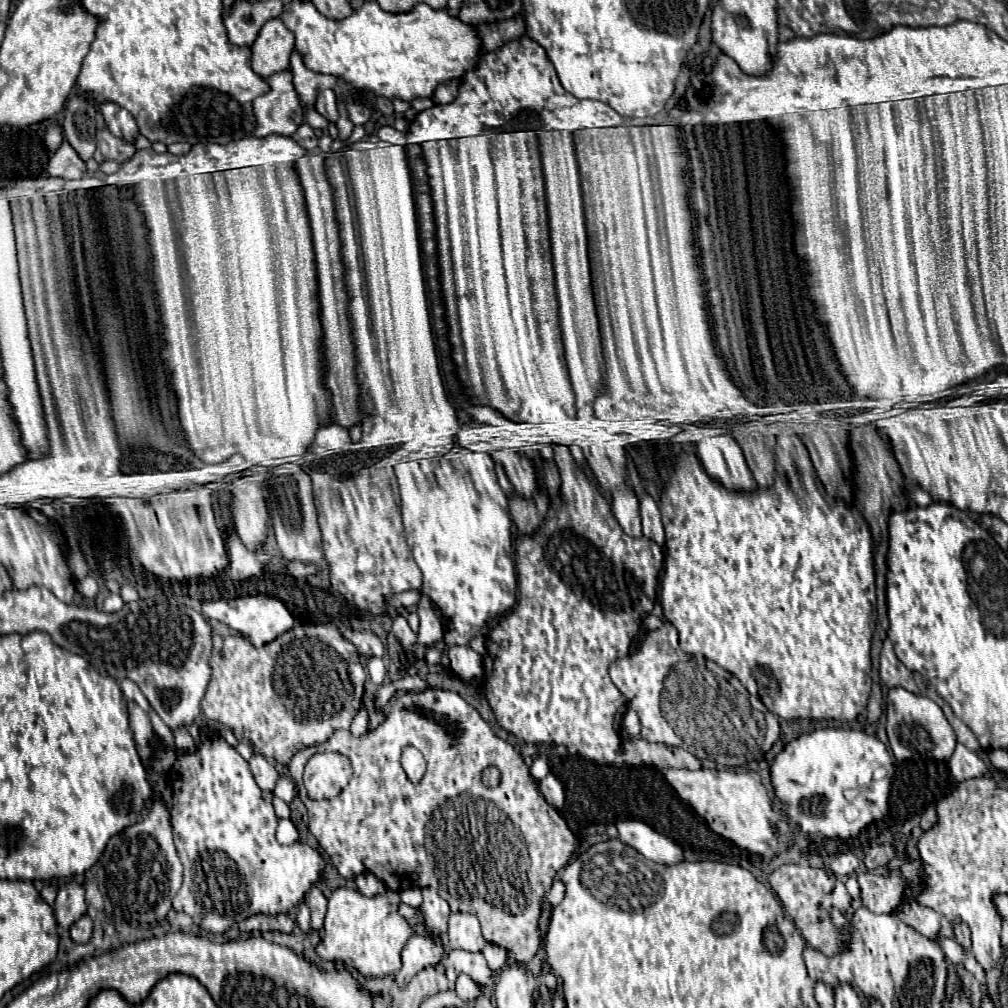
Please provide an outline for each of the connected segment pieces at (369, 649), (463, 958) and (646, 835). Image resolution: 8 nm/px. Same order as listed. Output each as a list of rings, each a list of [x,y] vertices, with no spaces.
[[[343,628],[343,636],[347,640],[351,640],[357,646],[359,654],[363,654],[363,656],[373,654],[373,656],[381,658],[385,654],[385,646],[375,632],[353,632],[349,628]]]
[[[451,950],[447,954],[447,958],[443,960],[443,966],[447,970],[447,978],[449,982],[455,982],[455,978],[459,974],[467,974],[471,976],[473,982],[487,986],[491,984],[491,970],[485,964],[485,958],[481,952],[471,954],[471,952],[463,952],[463,950]]]
[[[623,820],[617,824],[617,830],[619,830],[619,838],[631,848],[635,848],[637,852],[641,852],[647,860],[653,860],[657,864],[667,864],[667,866],[675,866],[685,860],[679,844],[655,832],[645,822]]]

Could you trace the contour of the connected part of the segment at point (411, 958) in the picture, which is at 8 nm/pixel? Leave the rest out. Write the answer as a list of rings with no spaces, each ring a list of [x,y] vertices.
[[[429,930],[415,934],[409,942],[407,948],[403,950],[403,968],[395,974],[395,982],[403,988],[407,986],[407,982],[421,972],[425,966],[433,966],[439,964],[445,956],[445,948],[443,942],[435,936],[431,936]]]

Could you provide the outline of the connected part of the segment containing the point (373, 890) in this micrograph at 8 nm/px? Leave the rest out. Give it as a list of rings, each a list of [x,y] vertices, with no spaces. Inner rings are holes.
[[[371,872],[359,874],[359,876],[355,878],[355,884],[357,884],[359,892],[365,894],[365,896],[375,896],[375,894],[379,894],[379,892],[385,890],[385,884],[383,884],[381,880],[377,880]]]

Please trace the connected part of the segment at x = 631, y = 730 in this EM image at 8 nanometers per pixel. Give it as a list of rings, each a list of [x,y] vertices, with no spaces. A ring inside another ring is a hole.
[[[629,710],[625,714],[625,720],[623,720],[623,736],[625,736],[625,740],[633,740],[639,736],[639,732],[641,732],[639,716],[633,710]]]

